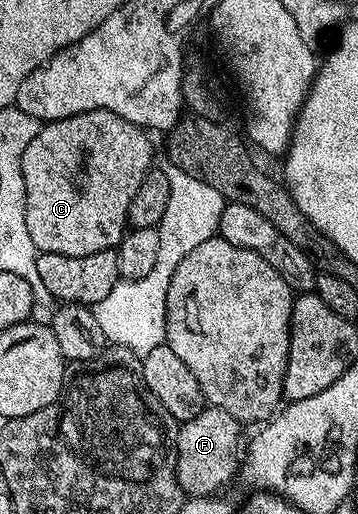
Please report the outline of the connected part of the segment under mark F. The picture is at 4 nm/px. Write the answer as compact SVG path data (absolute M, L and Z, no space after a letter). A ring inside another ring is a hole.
M210 405L207 408L204 408L200 411L200 415L196 415L196 419L188 419L187 421L181 422L177 426L176 436L174 438L174 446L176 447L176 475L178 476L178 482L182 488L183 494L189 495L191 498L195 497L208 497L214 494L217 494L217 489L222 489L230 480L234 477L234 472L239 472L240 469L240 449L238 453L238 439L242 435L243 426L236 420L232 415L228 415L228 411L224 411L220 407L215 405Z

